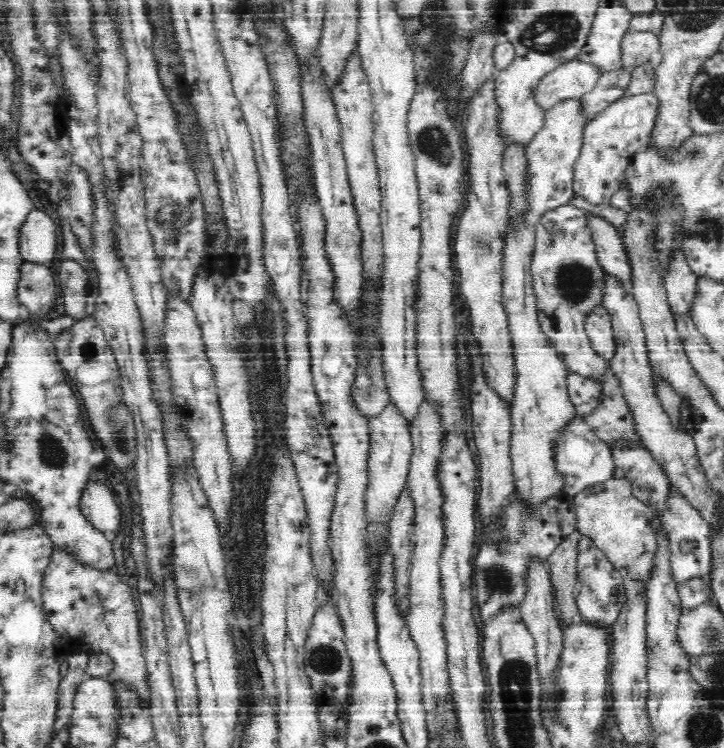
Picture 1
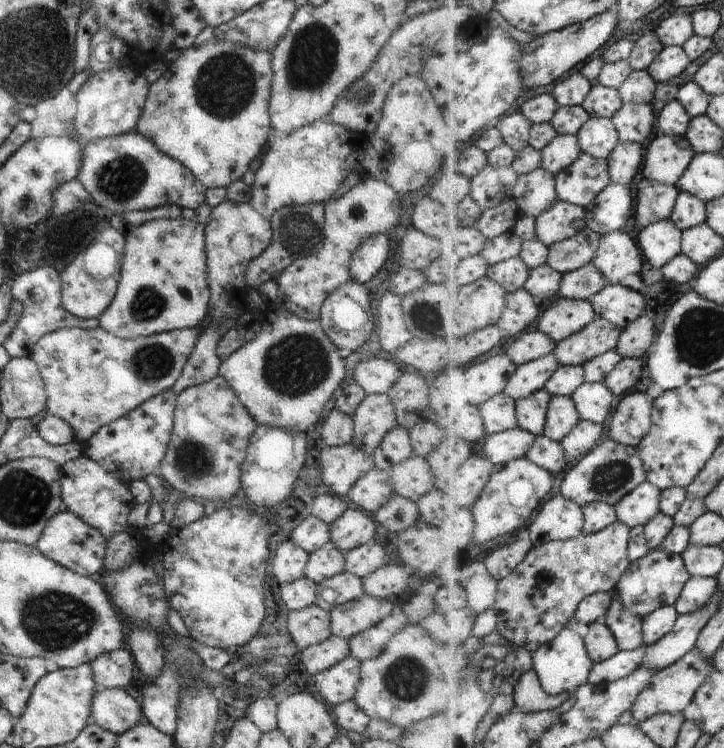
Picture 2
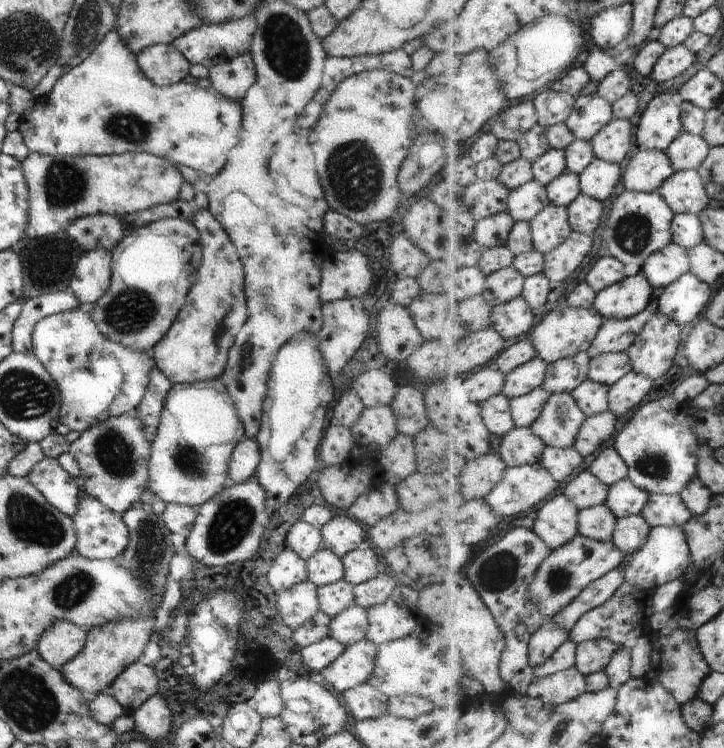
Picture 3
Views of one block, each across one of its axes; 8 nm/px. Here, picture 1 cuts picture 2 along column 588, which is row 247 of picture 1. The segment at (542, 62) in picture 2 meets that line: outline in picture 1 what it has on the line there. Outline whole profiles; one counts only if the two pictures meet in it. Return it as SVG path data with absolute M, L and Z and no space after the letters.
M33 210L20 229L20 252L31 263L56 269L58 262L58 225L45 211Z

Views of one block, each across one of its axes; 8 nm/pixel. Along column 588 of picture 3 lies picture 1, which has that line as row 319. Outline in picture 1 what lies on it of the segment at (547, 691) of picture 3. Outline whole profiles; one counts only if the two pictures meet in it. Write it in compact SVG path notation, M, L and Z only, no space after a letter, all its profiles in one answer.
M680 251L673 258L671 271L665 278L667 301L675 317L692 321L691 310L696 300L698 279L699 276L690 270L683 251Z

